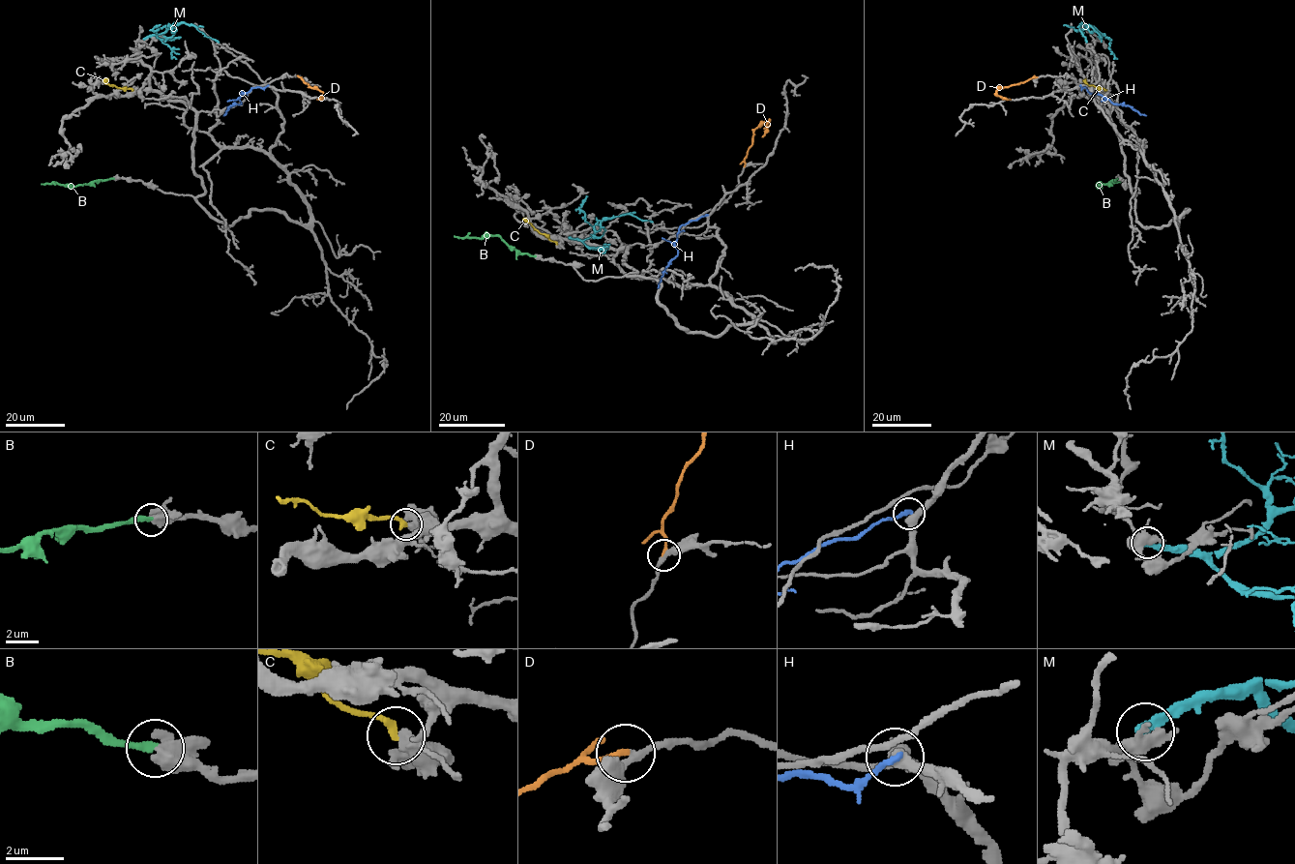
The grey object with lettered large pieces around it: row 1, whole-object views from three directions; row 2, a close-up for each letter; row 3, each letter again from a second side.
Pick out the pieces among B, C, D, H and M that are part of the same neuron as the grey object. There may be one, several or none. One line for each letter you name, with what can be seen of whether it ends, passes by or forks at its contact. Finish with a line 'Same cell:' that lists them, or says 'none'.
B: it ends
D: it ends
Same cell: B, D

